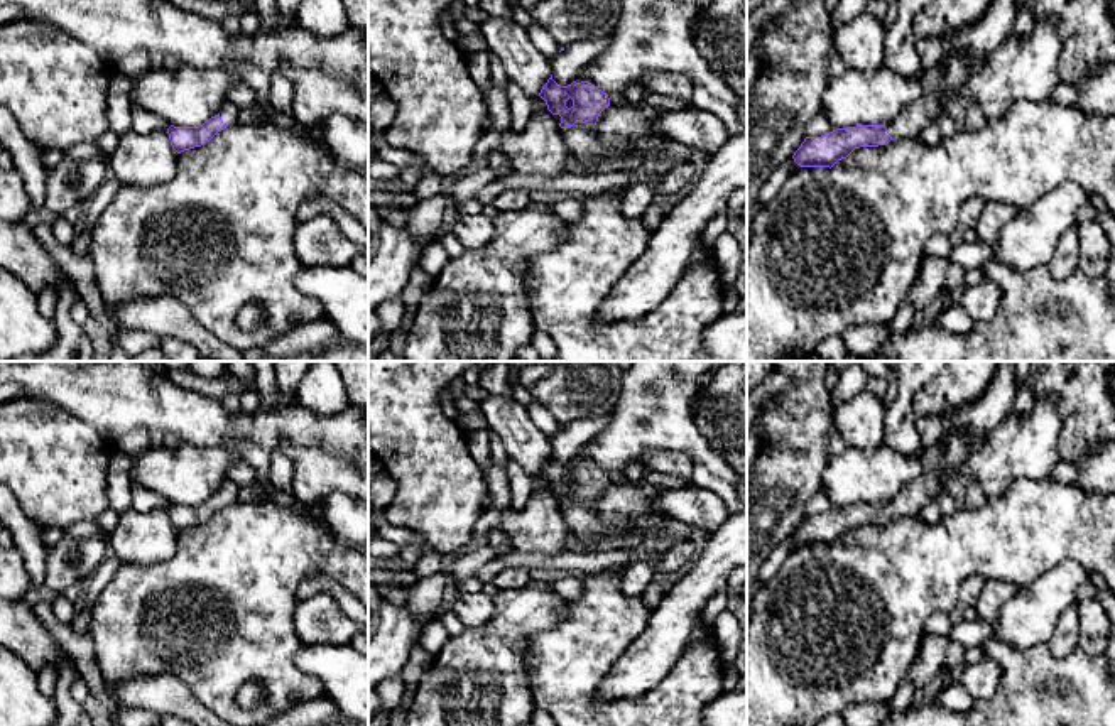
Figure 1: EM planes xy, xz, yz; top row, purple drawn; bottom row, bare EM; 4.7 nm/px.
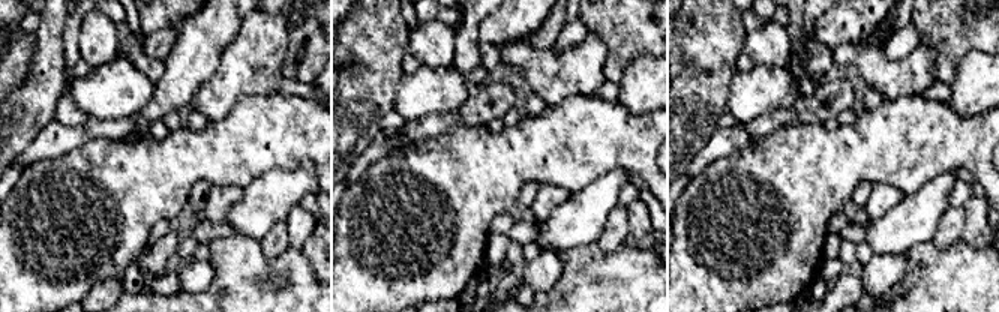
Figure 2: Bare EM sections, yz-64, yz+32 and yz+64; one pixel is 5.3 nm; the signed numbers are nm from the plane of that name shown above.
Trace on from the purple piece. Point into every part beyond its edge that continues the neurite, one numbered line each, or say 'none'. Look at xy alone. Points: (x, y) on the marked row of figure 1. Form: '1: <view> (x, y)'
1: xy (230, 110)

